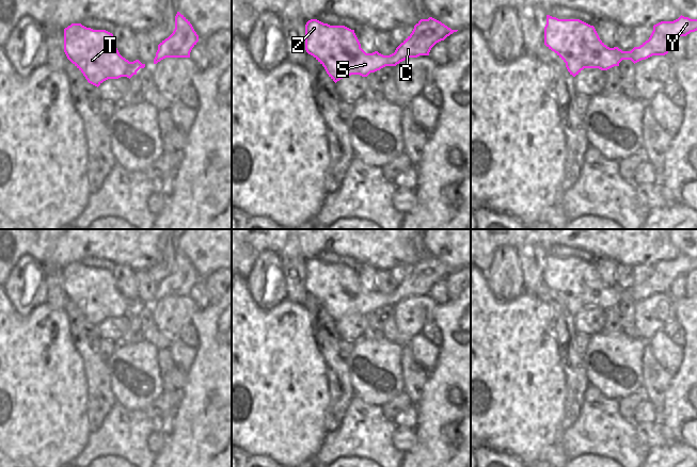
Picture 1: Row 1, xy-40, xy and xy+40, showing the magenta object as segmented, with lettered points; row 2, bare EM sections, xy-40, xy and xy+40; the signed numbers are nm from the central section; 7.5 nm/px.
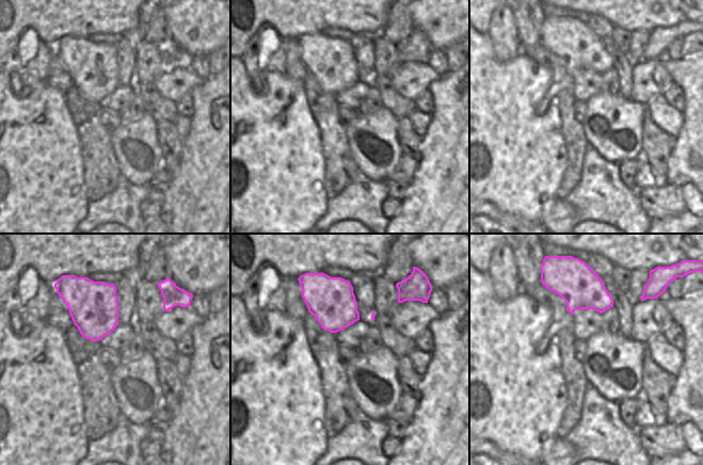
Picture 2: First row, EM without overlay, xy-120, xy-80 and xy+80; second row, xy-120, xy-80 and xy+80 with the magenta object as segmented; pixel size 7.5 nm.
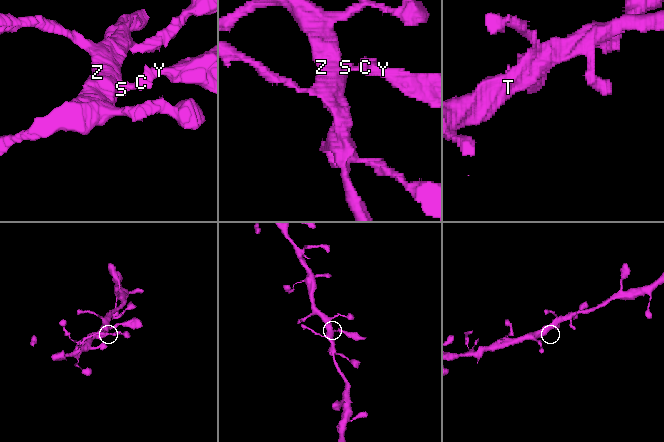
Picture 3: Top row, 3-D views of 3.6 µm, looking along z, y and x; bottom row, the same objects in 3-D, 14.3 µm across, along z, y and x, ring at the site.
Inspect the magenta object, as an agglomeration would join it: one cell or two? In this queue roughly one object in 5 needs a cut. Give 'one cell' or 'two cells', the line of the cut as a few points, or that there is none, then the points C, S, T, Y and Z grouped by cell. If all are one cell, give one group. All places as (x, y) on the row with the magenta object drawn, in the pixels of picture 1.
one cell; cut none; groups C S T Y Z

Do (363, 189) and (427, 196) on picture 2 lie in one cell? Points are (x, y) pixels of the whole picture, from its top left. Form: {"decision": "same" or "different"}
{"decision": "different"}

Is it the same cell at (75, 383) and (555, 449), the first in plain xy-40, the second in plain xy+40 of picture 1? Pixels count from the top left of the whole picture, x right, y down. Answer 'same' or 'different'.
different

